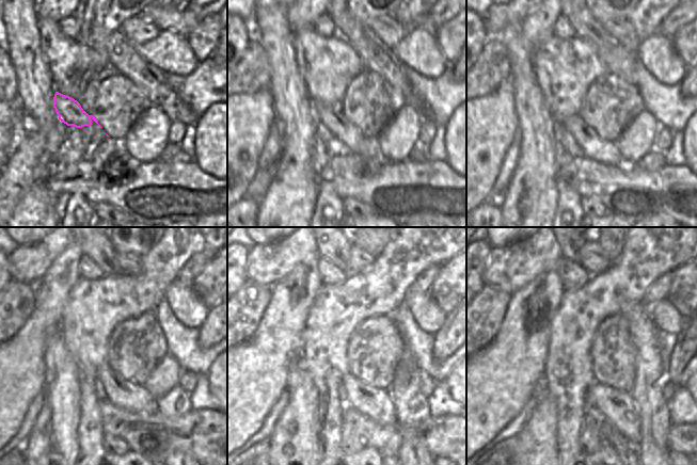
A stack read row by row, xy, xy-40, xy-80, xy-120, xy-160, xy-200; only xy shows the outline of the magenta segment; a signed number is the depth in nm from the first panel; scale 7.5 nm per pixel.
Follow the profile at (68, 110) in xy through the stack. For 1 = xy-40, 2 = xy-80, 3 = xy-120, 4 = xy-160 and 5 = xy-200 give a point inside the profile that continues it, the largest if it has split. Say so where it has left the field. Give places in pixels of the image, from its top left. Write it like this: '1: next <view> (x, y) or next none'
1: next xy-40 (331, 117)
2: next xy-80 (605, 151)
3: next xy-120 (123, 394)
4: next xy-160 (376, 403)
5: next xy-200 (617, 406)

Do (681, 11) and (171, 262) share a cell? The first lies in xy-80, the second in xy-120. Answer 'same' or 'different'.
different

